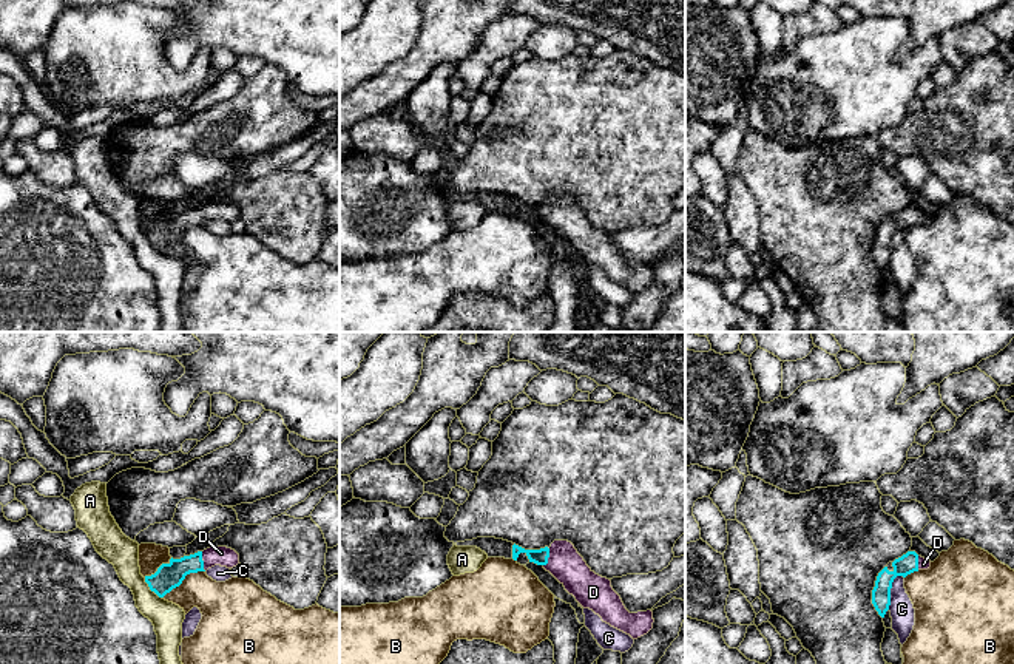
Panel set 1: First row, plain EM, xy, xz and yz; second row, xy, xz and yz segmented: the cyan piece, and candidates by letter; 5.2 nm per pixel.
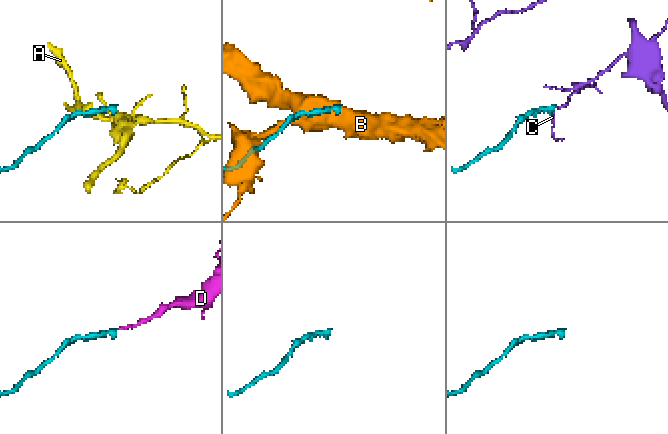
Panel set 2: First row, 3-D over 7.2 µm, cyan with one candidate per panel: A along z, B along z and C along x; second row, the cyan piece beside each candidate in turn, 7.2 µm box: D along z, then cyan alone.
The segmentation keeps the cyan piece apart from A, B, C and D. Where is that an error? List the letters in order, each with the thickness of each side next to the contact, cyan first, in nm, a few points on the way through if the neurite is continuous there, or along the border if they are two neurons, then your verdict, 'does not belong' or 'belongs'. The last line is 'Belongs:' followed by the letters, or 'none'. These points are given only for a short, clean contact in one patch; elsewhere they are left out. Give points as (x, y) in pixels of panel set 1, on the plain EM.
A: calibres 140 and 160 nm; does not belong
B: calibres 140 and 240 nm; does not belong
C: calibres 100 and 130 nm; border yz (902, 229), (892, 237), (888, 263); does not belong
D: calibres 140 and 100 nm; way xy (168, 230), (187, 218), (202, 215), (212, 210), (223, 210); belongs
Belongs: D

